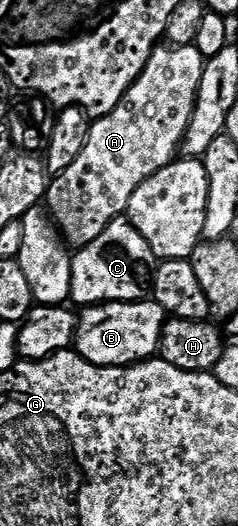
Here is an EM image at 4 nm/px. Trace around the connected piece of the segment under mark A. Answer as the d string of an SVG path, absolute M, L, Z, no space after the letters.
M188 43L169 46L173 48L158 46L151 54L143 74L139 74L127 94L123 94L119 106L115 106L111 114L98 116L90 123L87 146L83 146L79 158L75 158L75 162L71 162L65 172L58 172L50 179L47 211L60 228L66 245L78 249L95 242L95 238L99 238L99 234L103 234L103 230L107 230L113 220L126 215L131 196L140 184L178 159L191 114L197 105L199 82L203 78L206 61L197 47L188 44L188 48L185 44Z

